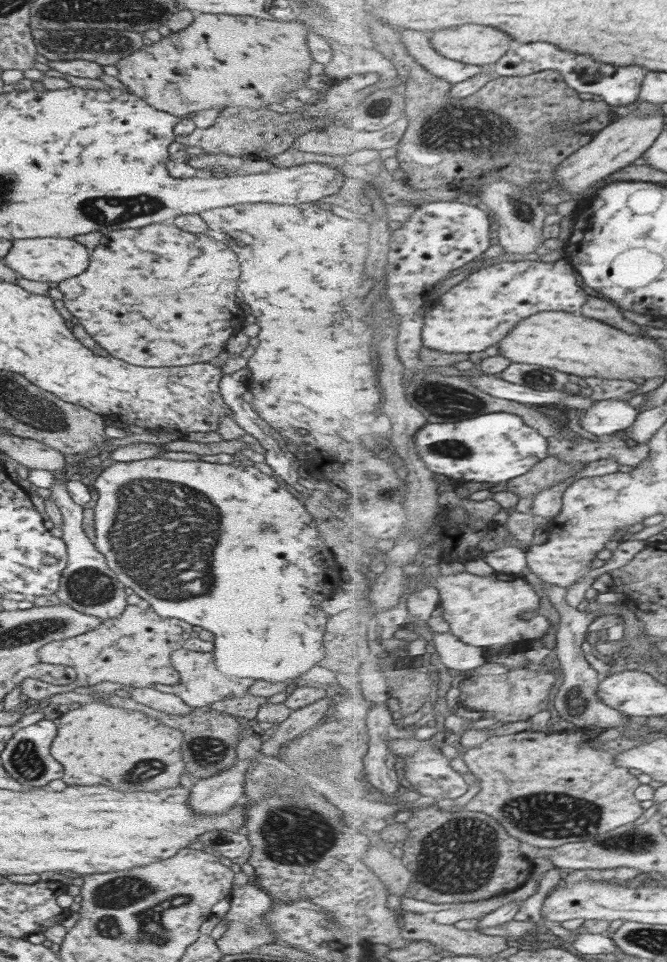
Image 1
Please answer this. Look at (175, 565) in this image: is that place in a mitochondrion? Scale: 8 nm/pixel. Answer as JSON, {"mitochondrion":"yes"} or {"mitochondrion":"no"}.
{"mitochondrion":"yes"}

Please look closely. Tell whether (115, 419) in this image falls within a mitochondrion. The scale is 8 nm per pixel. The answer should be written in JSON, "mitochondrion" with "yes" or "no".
{"mitochondrion":"no"}

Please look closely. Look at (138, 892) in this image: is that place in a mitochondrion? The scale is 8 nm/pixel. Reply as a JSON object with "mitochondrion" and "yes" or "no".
{"mitochondrion":"yes"}

